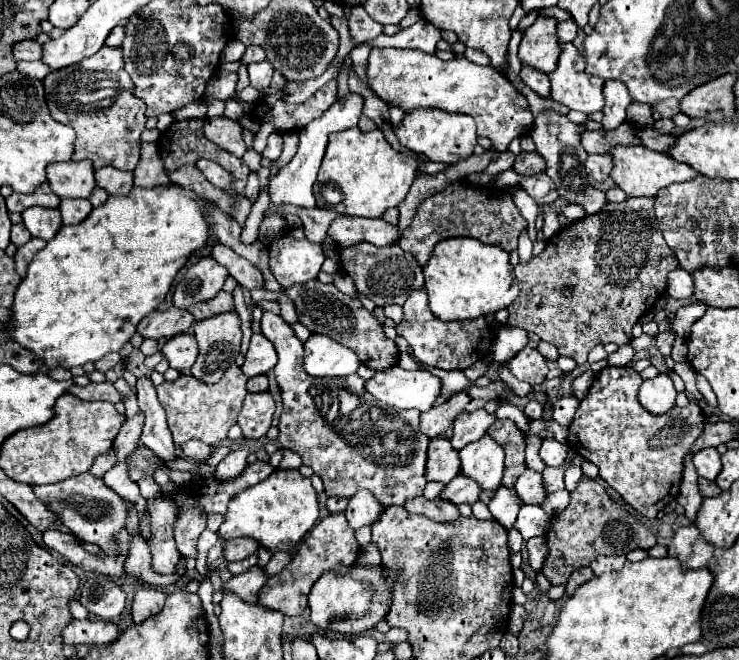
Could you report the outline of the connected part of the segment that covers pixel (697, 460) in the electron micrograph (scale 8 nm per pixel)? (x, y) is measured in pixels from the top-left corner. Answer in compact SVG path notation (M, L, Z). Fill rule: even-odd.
M706 447L706 449L698 451L694 455L694 467L696 467L700 477L714 481L718 477L718 473L722 471L722 463L720 463L718 451L714 447Z

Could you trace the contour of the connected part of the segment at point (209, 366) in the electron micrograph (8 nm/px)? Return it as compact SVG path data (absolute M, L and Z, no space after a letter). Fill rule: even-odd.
M218 313L218 317L196 323L194 337L198 341L200 353L190 373L204 383L220 381L222 373L234 363L236 355L240 353L242 329L238 313Z

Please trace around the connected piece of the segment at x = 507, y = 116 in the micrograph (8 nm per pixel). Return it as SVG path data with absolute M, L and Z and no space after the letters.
M372 49L368 57L368 83L382 101L398 105L404 111L434 107L448 113L472 115L478 125L478 135L488 137L498 151L506 151L512 139L522 137L532 129L530 105L508 77L492 67L476 65L462 55L442 61L420 49Z

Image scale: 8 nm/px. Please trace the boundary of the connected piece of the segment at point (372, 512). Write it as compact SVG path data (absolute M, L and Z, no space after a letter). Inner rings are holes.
M362 489L354 497L350 497L350 503L346 509L346 519L348 519L350 527L356 531L360 527L374 525L378 521L378 517L384 513L384 509L386 507L368 489Z

